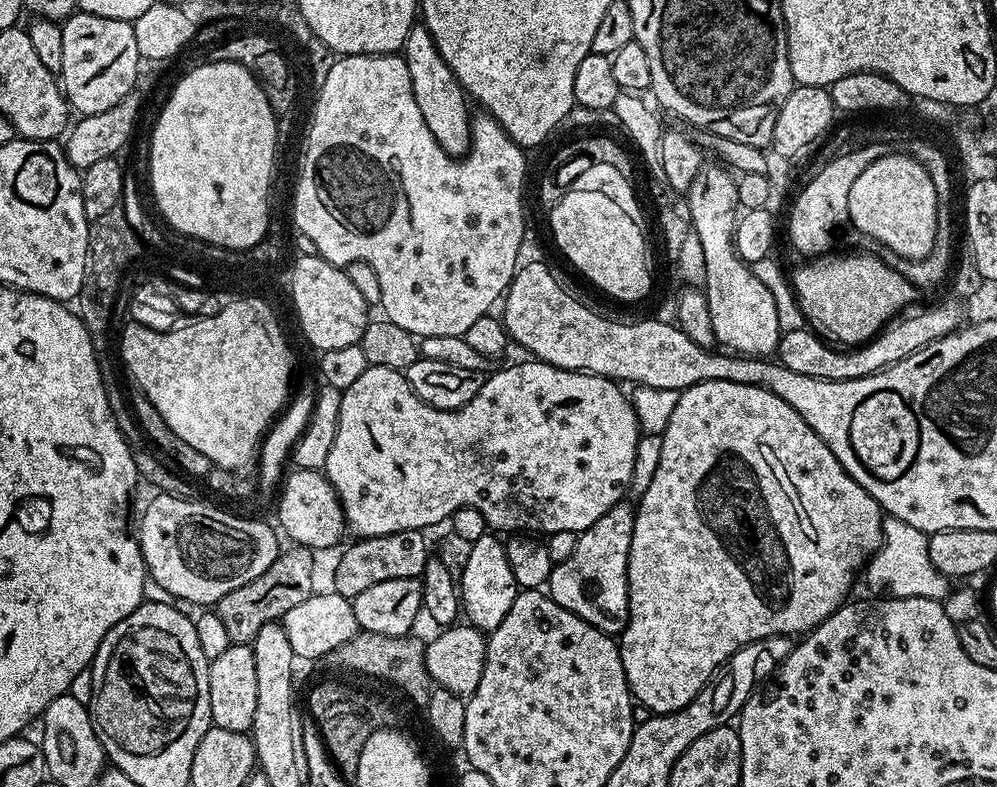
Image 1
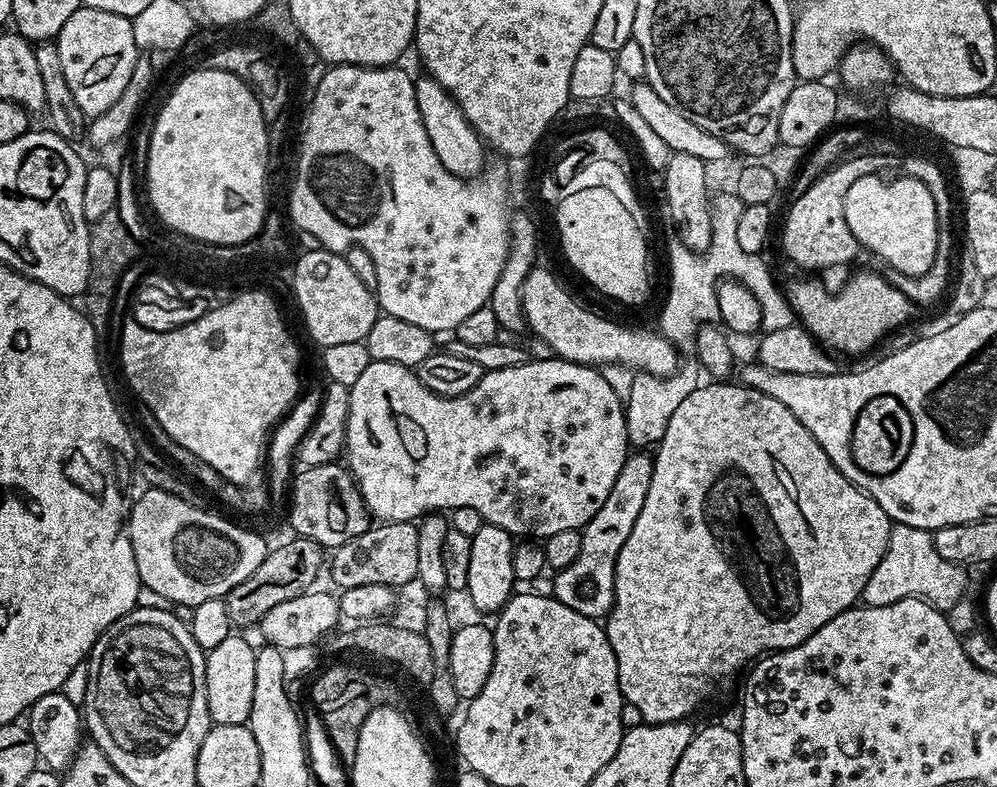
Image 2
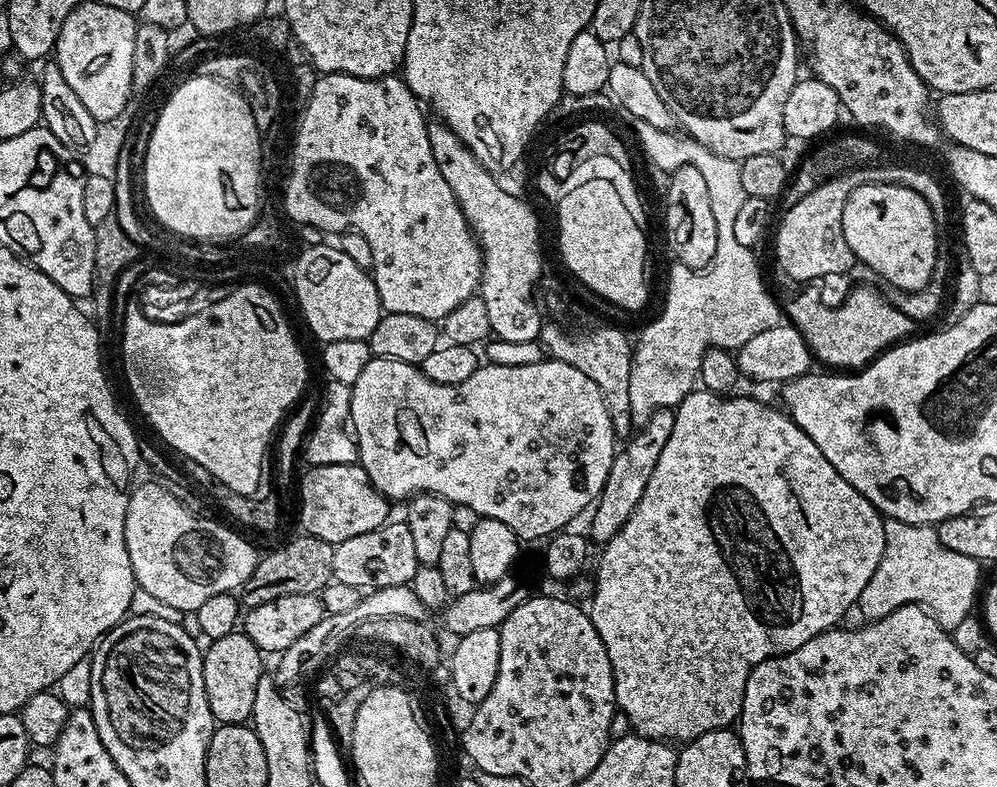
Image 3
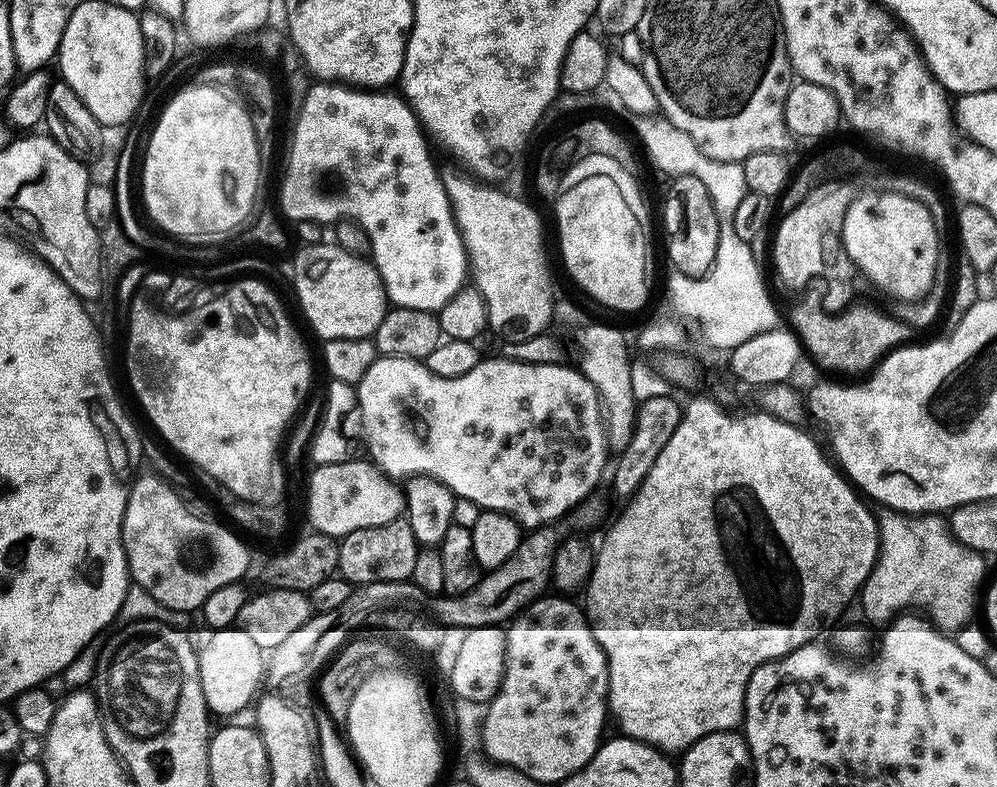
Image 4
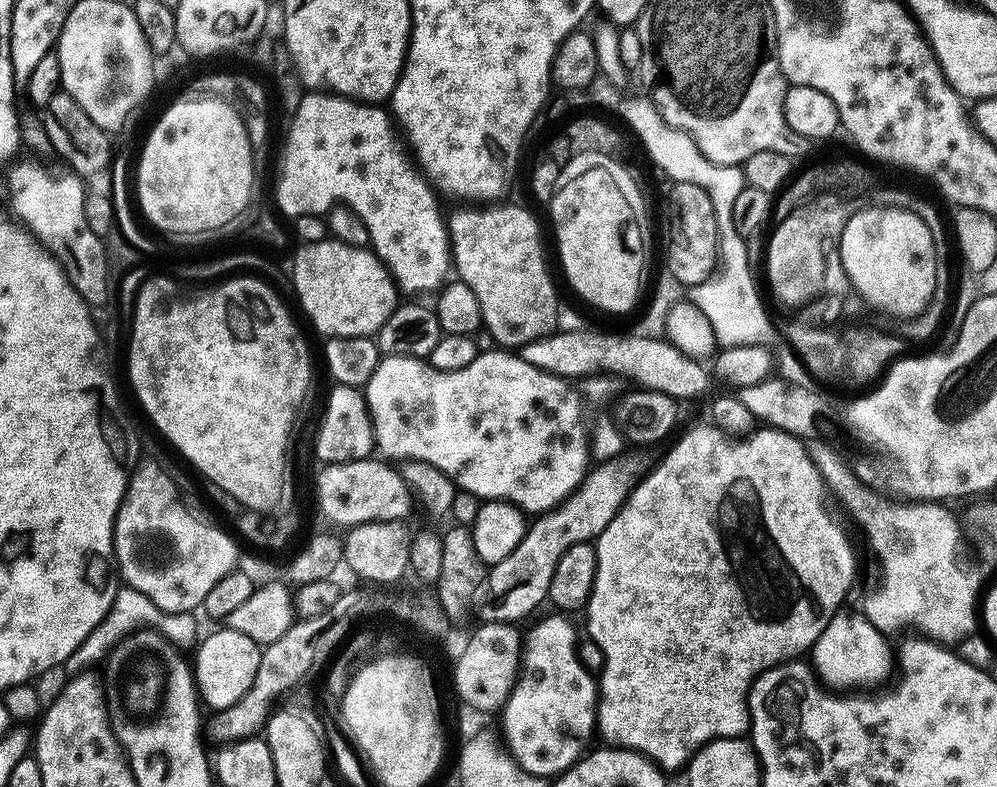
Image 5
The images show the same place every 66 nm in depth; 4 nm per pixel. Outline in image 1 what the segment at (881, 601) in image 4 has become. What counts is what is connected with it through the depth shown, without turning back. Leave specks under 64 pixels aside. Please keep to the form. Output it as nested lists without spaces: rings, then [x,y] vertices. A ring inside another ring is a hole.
[[[895,518],[885,519],[884,543],[867,561],[863,576],[865,582],[868,583],[869,590],[872,591],[869,593],[887,594],[892,598],[917,596],[918,598],[943,601],[950,592],[949,577],[943,576],[932,561],[929,533]]]

